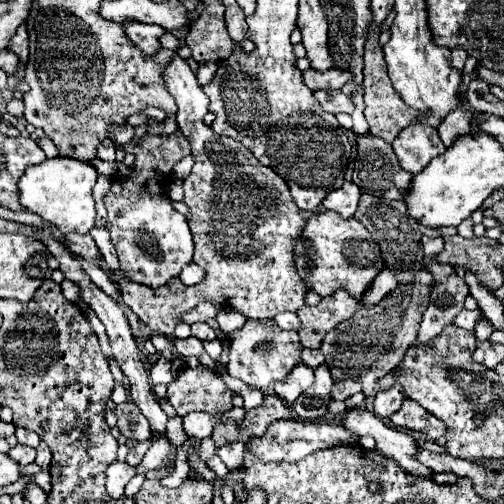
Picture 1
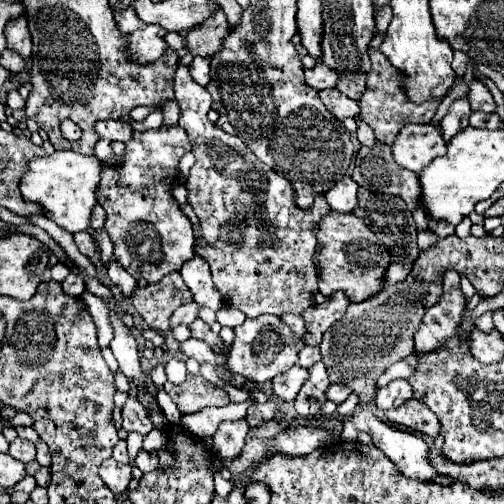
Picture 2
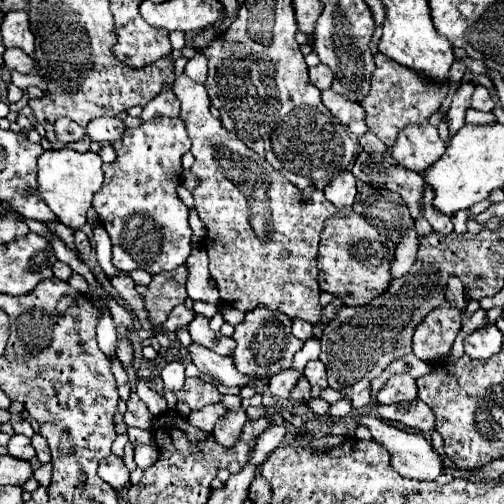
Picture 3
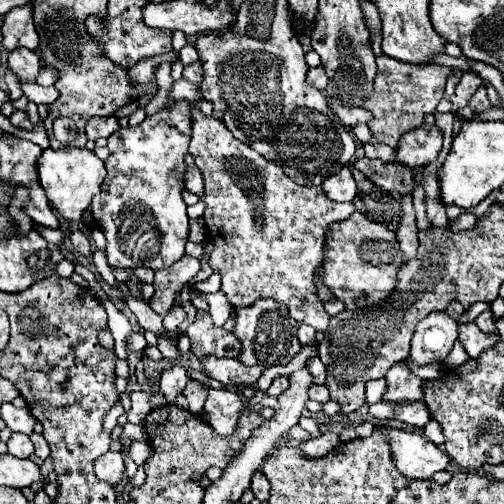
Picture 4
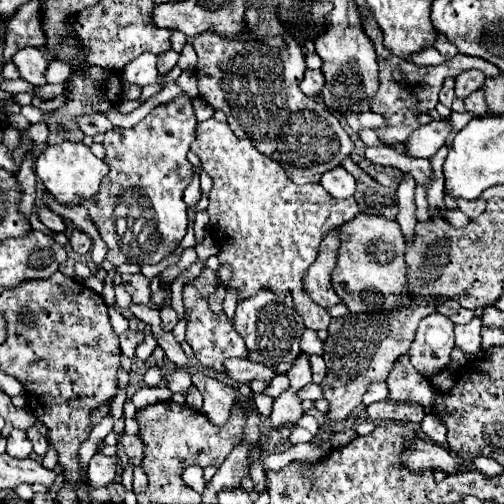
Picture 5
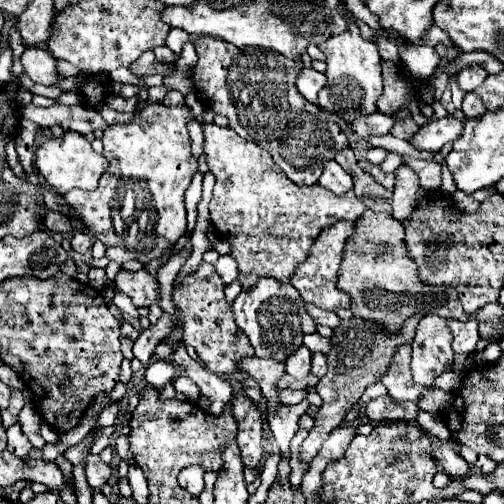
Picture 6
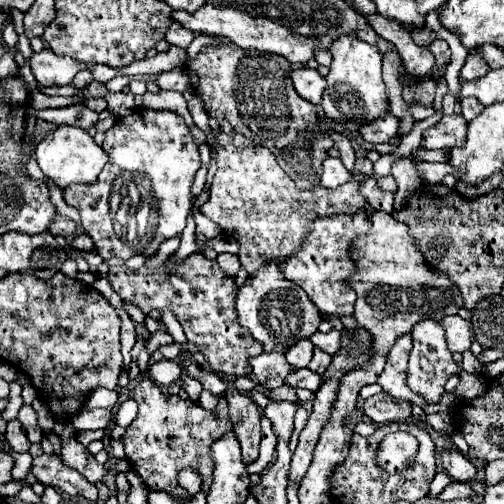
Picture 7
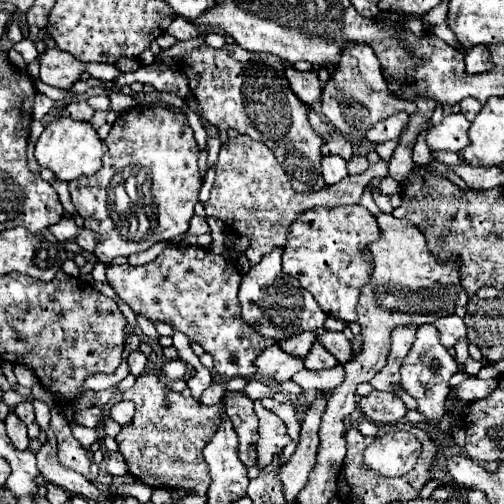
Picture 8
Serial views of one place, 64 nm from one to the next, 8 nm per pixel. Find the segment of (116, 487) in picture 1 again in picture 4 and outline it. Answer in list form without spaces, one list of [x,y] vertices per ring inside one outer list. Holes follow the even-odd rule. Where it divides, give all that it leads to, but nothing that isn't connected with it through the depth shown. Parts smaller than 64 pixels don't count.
[[[108,452],[96,460],[96,476],[116,486],[124,478],[124,460],[120,452]]]

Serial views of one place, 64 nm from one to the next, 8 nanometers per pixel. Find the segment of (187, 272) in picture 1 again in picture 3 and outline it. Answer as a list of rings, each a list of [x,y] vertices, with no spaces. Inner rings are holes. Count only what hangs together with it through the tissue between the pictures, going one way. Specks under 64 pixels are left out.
[[[202,244],[192,246],[192,254],[188,256],[184,266],[188,270],[186,288],[188,288],[190,300],[202,300],[202,302],[216,306],[220,302],[220,294],[210,284],[212,278],[210,278],[210,270],[208,270],[208,256],[206,256],[206,250],[202,248]]]

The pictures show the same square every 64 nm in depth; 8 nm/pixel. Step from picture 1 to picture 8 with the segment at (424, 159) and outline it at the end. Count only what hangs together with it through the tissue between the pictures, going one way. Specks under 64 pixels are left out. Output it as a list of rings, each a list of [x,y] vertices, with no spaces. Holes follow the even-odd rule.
[[[464,114],[444,116],[440,124],[426,132],[426,144],[430,150],[458,152],[468,146],[468,128],[470,122],[464,118]]]

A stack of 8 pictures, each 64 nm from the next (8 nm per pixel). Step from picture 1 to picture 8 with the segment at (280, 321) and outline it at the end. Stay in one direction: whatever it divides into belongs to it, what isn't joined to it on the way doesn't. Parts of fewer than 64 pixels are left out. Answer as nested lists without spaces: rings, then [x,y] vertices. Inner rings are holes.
[[[326,332],[322,336],[316,336],[316,340],[340,362],[348,362],[350,360],[350,342],[342,332]]]

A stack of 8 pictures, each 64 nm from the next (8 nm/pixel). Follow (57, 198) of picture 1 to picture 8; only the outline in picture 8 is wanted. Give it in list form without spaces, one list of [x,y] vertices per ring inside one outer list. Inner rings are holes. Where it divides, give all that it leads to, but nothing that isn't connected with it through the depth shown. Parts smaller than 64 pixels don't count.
[[[56,118],[44,128],[36,142],[36,160],[42,168],[54,172],[56,180],[72,182],[80,176],[94,176],[102,168],[102,156],[106,154],[104,142],[98,138],[96,130],[88,122],[78,122],[72,118]]]

